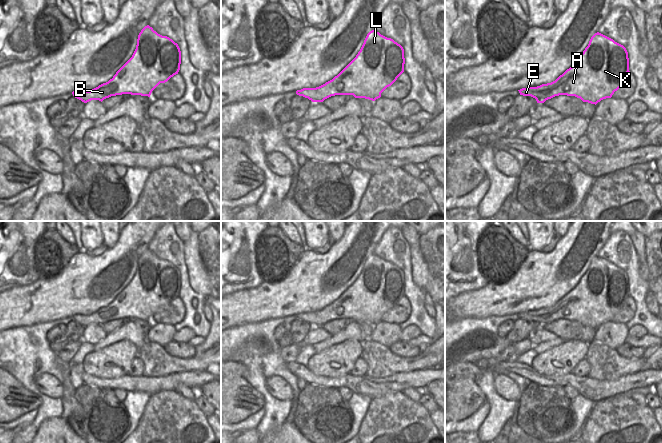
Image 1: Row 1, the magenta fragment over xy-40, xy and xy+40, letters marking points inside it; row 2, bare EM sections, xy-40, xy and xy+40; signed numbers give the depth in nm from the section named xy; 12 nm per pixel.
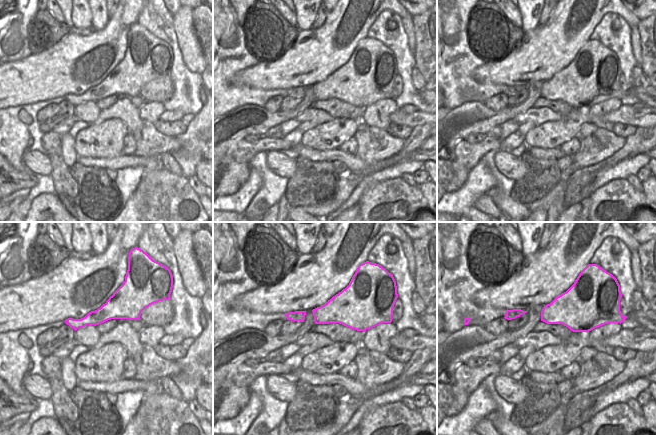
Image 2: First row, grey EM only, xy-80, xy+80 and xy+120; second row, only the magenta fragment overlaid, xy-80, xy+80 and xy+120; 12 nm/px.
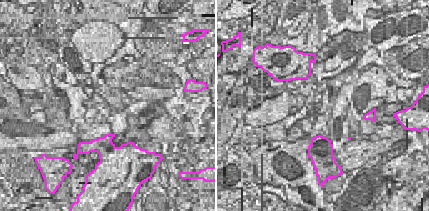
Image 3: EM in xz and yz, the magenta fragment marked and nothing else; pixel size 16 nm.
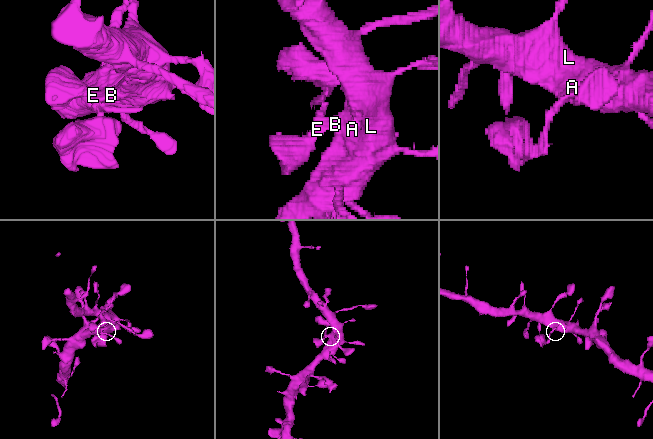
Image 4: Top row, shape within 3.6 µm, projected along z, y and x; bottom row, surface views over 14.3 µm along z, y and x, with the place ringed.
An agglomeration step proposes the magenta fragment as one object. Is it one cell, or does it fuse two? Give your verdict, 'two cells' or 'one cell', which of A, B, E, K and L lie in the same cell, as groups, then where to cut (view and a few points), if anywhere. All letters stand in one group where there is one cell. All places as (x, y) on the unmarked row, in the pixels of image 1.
one cell; A B E K L; no cut

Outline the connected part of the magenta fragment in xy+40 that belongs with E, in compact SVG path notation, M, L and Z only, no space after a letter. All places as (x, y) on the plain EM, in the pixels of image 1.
M597 256L577 286L555 305L518 315L520 319L535 322L537 327L567 319L596 329L603 323L611 322L629 296L626 272Z

